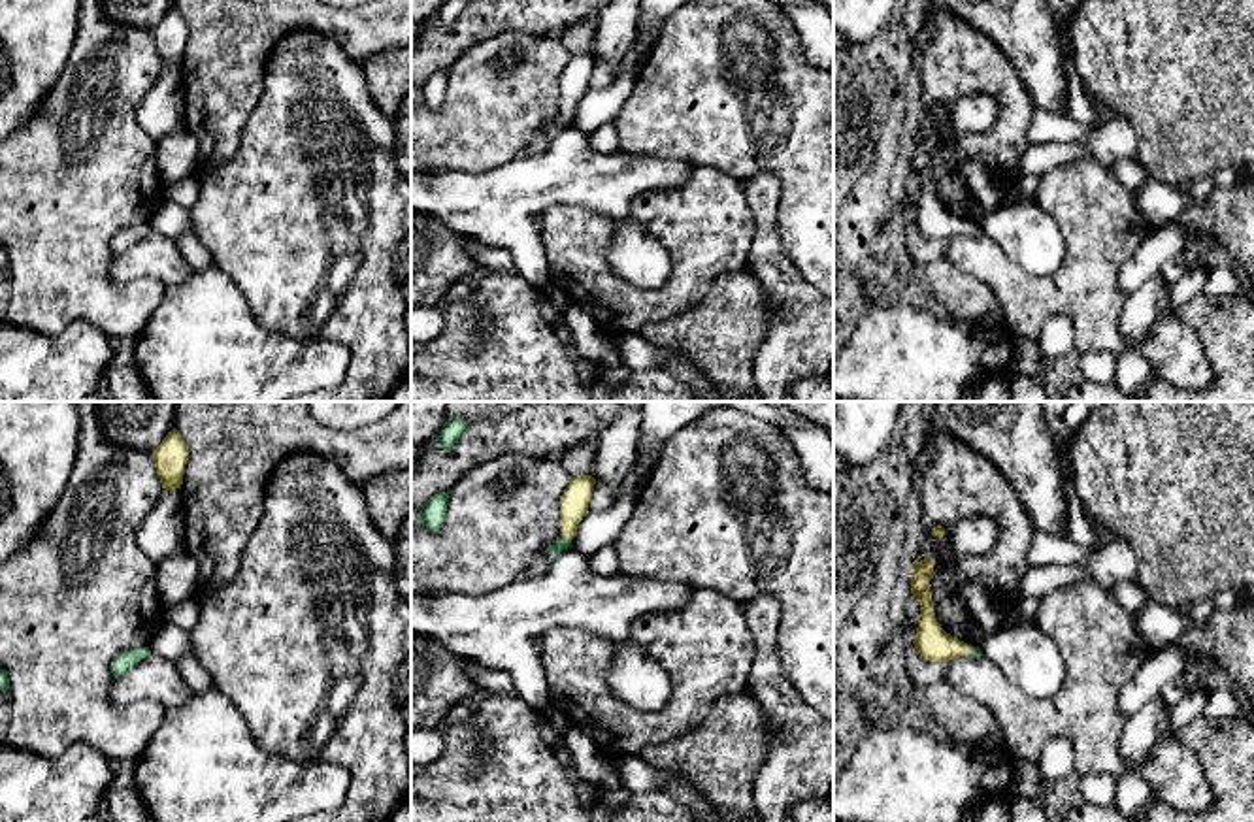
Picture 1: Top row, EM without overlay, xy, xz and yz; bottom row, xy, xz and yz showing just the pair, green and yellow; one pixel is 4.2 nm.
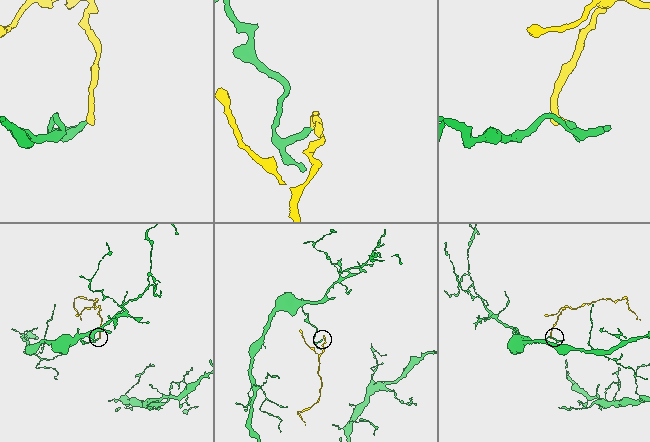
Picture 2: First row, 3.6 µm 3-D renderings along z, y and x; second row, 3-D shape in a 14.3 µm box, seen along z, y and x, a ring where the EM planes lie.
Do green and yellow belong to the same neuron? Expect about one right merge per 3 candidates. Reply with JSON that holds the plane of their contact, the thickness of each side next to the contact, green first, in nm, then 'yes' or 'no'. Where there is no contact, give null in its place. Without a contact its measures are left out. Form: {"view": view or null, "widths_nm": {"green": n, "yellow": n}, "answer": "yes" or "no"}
{"view": "xz", "widths_nm": {"green": 70, "yellow": 130}, "answer": "yes"}

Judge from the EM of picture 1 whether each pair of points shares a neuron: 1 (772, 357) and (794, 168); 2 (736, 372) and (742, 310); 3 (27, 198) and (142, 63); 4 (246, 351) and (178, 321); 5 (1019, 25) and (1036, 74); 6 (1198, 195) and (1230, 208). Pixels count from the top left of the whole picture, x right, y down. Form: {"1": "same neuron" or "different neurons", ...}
{"1": "different neurons", "2": "same neuron", "3": "same neuron", "4": "same neuron", "5": "same neuron", "6": "different neurons"}

